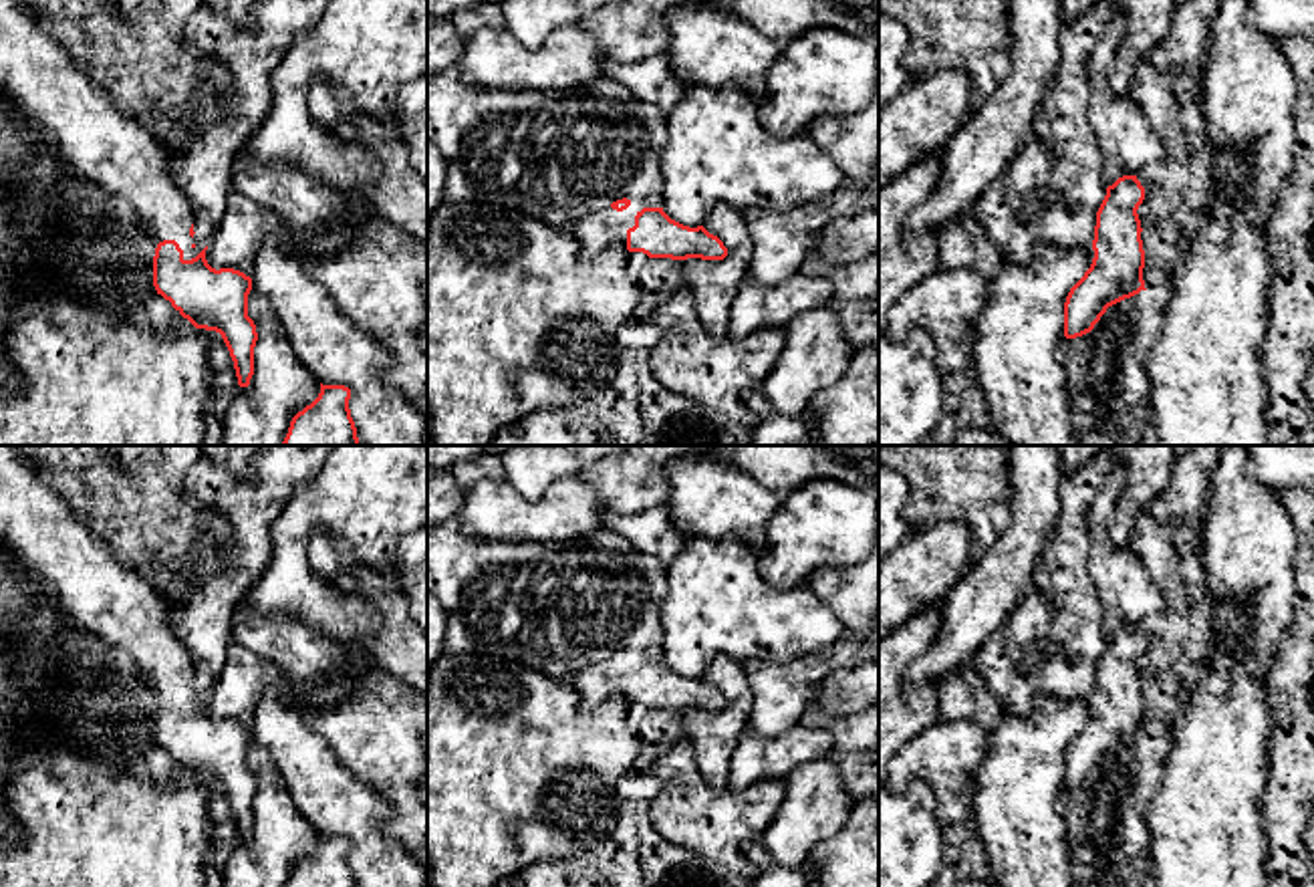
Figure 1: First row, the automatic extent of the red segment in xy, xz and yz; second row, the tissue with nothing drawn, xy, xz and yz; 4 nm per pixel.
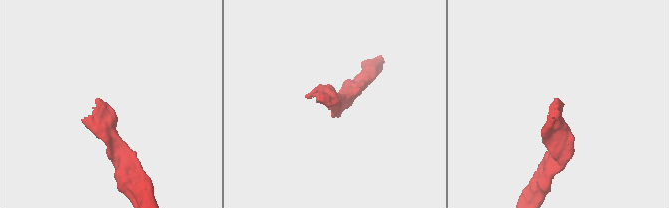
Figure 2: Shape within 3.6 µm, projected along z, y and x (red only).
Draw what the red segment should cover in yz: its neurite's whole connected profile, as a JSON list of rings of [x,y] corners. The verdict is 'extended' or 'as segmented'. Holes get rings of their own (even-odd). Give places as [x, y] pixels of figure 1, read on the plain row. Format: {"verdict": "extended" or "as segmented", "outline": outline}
{"verdict": "as segmented", "outline": [[[1123,627],[1106,639],[1096,663],[1094,710],[1064,754],[1064,788],[1076,790],[1094,780],[1108,758],[1145,740],[1145,702],[1139,657],[1145,639],[1137,627]]]}

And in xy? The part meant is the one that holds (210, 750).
{"verdict": "extended", "outline": [[[0,446],[0,550],[38,579],[75,623],[127,651],[151,677],[157,695],[153,708],[157,746],[195,780],[222,786],[238,837],[248,839],[258,792],[256,776],[248,768],[252,730],[234,720],[212,720],[206,712],[208,698],[195,710],[183,710],[187,702],[195,700],[193,665],[169,627],[167,601],[141,575],[127,568],[85,522],[77,520],[62,494],[46,480],[46,472],[12,446]]]}

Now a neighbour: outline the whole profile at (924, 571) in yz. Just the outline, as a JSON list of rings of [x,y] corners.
[[[943,522],[919,530],[879,564],[879,639],[919,615],[925,607],[945,603],[953,587],[971,568],[971,536],[965,522]]]

